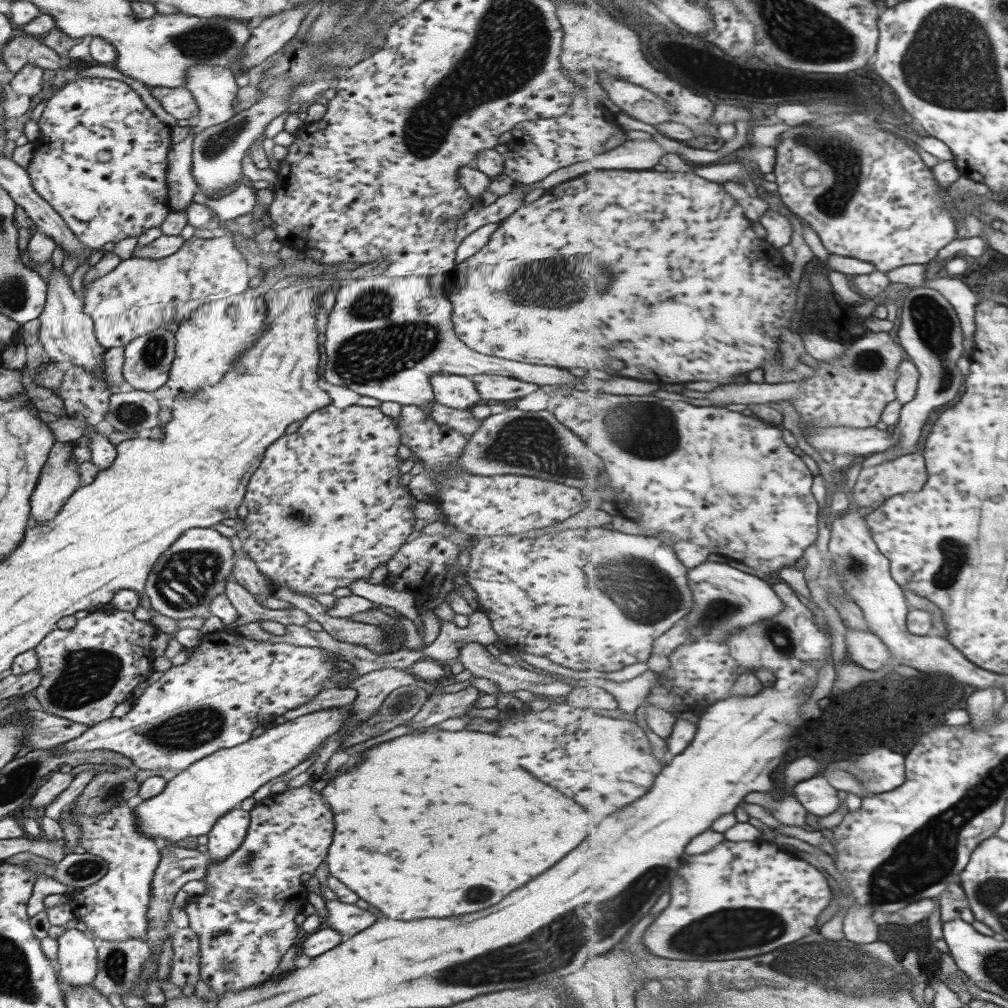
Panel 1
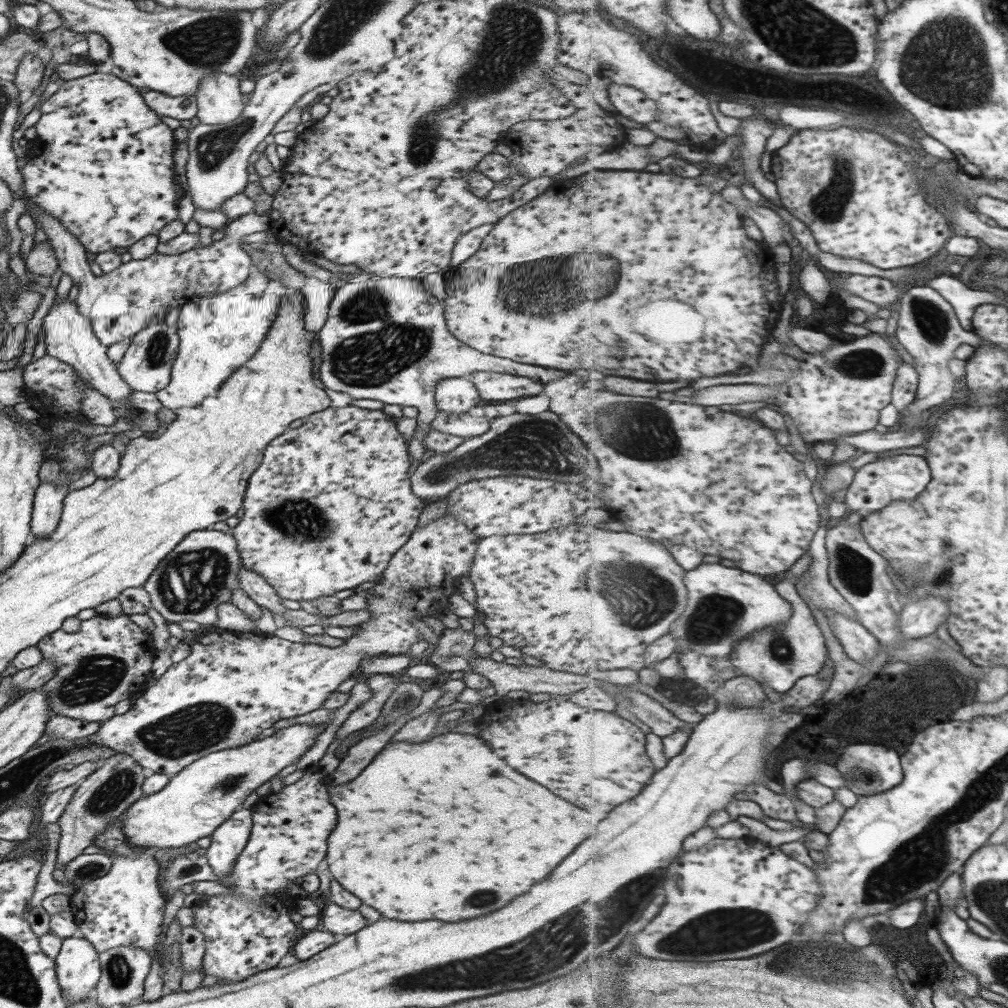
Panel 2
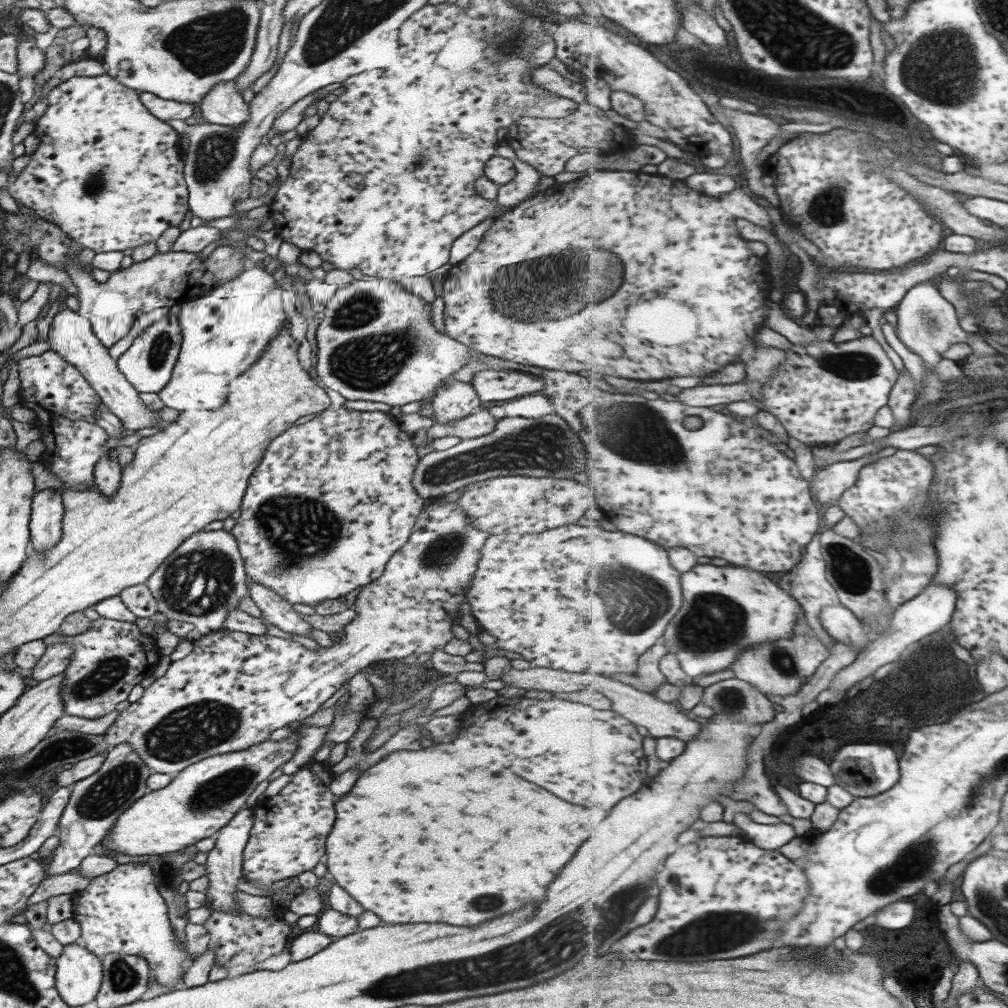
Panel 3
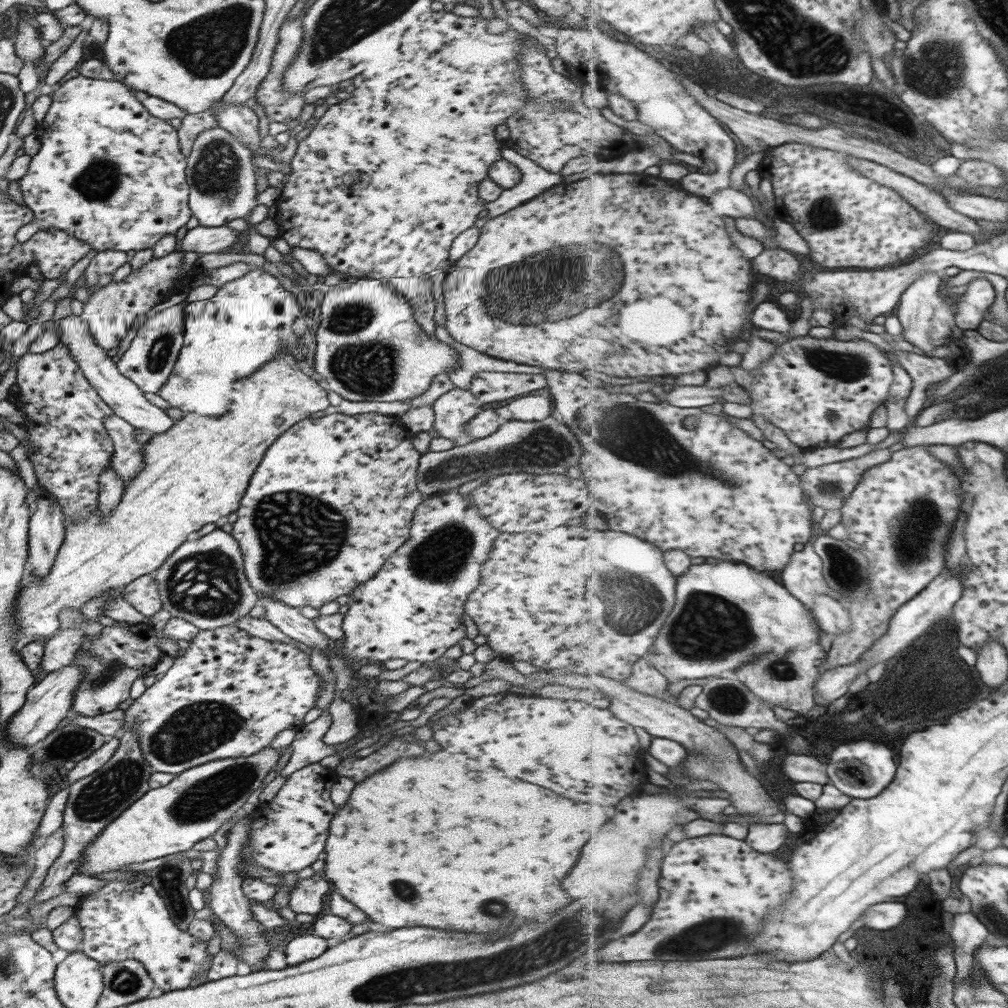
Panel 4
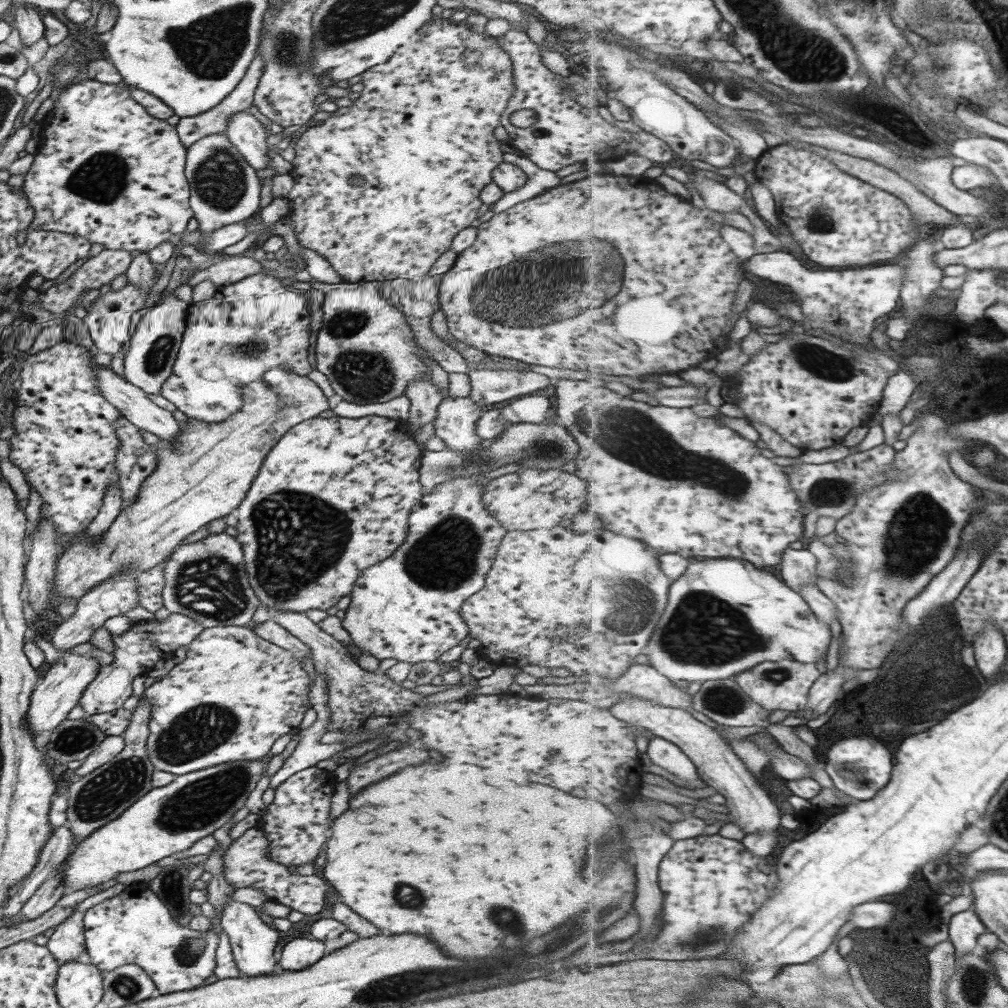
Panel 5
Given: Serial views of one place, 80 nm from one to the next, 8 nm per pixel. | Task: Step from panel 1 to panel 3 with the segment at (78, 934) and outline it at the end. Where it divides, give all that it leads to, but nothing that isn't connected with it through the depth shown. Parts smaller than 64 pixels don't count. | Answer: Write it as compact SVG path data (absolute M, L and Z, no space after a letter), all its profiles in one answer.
M73 942L62 947L61 956L56 959L54 975L55 990L67 1007L82 1006L95 999L101 986L102 969L100 960L82 944Z

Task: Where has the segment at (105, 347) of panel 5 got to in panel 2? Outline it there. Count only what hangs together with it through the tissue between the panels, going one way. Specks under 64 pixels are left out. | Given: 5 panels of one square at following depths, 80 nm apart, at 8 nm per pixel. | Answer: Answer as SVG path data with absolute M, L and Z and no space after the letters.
M27 203L24 208L31 212L30 216L41 226L54 250L58 267L63 274L70 277L73 286L77 287L75 301L78 313L91 321L93 334L104 347L123 342L136 332L141 332L151 324L151 318L155 314L167 314L173 308L179 309L184 304L239 287L249 277L249 264L253 263L252 257L239 247L241 238L270 227L267 215L251 212L230 220L223 226L224 237L211 241L207 246L195 245L179 254L155 252L139 260L130 259L120 263L106 276L95 277L89 271L89 255L86 250L56 218L33 203Z

